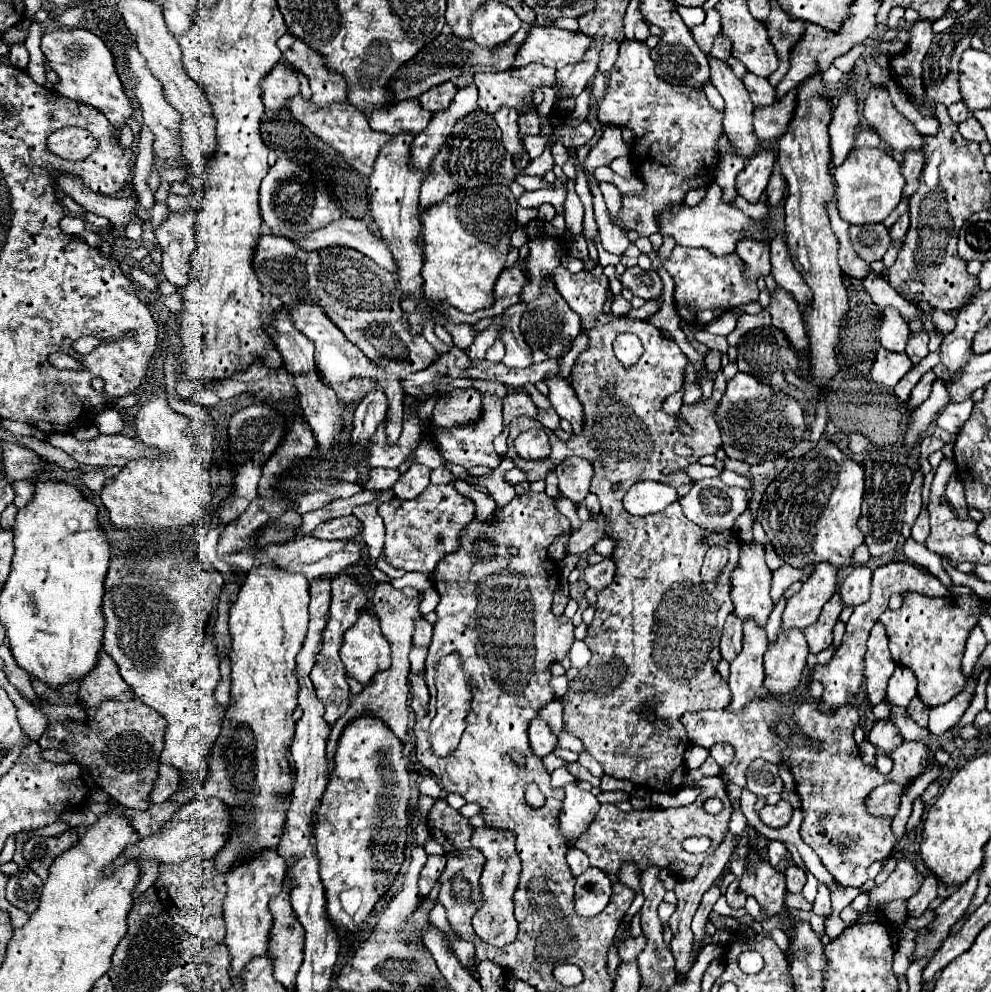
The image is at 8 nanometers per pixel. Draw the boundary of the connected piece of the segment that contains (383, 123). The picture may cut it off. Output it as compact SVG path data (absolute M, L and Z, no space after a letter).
M407 99L403 103L395 103L393 107L375 109L369 117L369 125L375 131L399 135L403 131L419 133L429 125L431 115L419 107L419 99Z

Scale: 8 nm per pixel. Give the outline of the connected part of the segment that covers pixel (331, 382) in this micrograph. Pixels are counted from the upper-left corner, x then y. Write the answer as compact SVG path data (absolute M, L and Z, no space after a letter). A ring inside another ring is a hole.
M299 303L299 307L285 307L285 309L291 315L295 329L301 331L303 335L307 335L307 339L311 339L311 343L315 347L317 371L319 371L323 383L327 383L345 405L359 403L367 393L373 391L375 383L383 385L387 401L389 401L387 439L391 443L395 443L401 435L401 419L403 419L403 389L401 389L399 379L389 375L377 363L371 363L351 341L347 341L345 335L341 335L341 331L335 327L335 323L331 323L331 319L327 319L327 313L317 303Z

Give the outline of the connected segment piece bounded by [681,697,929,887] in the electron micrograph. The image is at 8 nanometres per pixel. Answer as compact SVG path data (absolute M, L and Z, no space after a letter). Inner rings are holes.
M763 697L755 699L755 703L747 703L747 707L739 713L725 709L685 713L681 723L695 745L711 747L715 743L729 743L735 747L733 765L721 769L721 779L725 783L745 787L745 765L757 757L785 765L795 779L795 787L799 787L797 795L803 811L801 839L819 855L821 863L837 883L851 887L861 887L869 879L867 867L873 861L887 857L897 841L891 831L891 819L869 815L865 809L865 799L875 787L888 781L895 781L899 785L915 781L929 765L929 747L923 741L903 741L897 749L893 749L889 757L895 765L889 775L859 763L861 755L853 739L853 729L859 725L859 713L853 705L839 707L839 711L823 715L823 711L819 711L819 701L815 699L785 703L773 697ZM791 717L801 721L803 729L799 733L791 733L791 737L783 741L777 735L777 723L789 723Z

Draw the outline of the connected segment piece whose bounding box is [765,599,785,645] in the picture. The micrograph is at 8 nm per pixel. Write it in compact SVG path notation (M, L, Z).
M781 599L777 605L775 605L775 609L773 609L773 615L769 617L769 621L767 621L767 627L765 627L765 631L767 631L767 637L769 637L769 645L777 639L777 633L779 633L779 629L781 629L781 615L783 615L783 609L785 609L785 599Z

